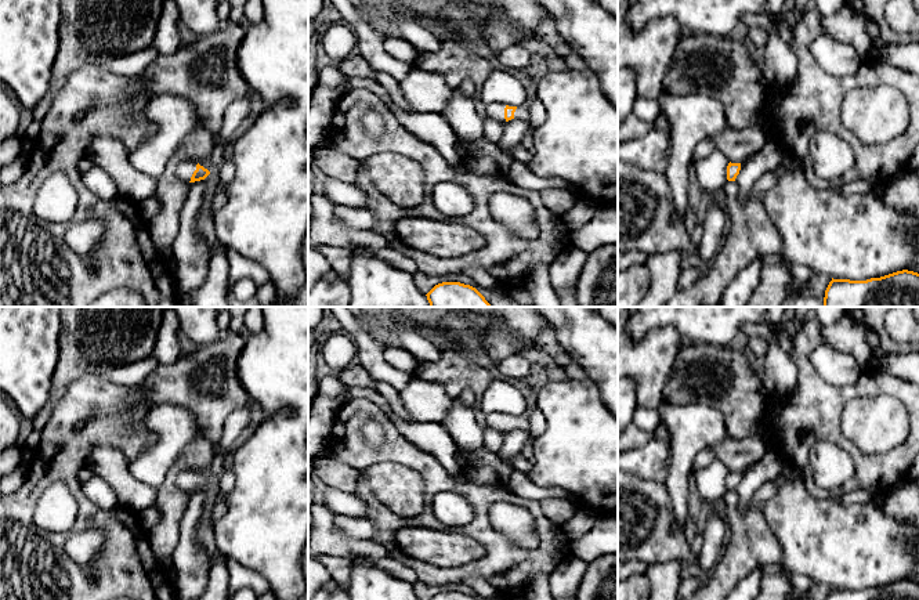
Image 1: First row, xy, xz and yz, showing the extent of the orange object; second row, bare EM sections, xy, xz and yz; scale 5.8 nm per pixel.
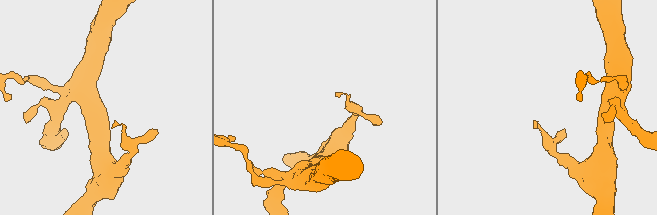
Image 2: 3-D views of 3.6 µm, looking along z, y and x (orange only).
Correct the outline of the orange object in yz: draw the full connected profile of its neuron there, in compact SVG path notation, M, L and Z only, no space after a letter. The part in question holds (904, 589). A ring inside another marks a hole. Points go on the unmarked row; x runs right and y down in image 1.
M902 579L866 590L832 588L826 600L919 600L919 583Z

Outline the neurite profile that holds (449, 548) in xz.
M406 525L397 532L397 543L405 554L438 567L459 567L485 556L478 541L457 529Z

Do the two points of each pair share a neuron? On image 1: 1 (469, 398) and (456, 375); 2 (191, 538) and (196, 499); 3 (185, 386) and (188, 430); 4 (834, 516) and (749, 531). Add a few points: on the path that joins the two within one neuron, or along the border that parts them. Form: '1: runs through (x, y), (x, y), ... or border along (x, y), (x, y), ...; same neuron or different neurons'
1: border along (433, 382), (453, 397), (469, 389), (477, 401); different neurons
2: runs through (191, 528), (195, 509); same neuron
3: border along (155, 404), (187, 408), (202, 436); different neurons
4: border along (762, 512), (780, 545), (781, 557); different neurons

